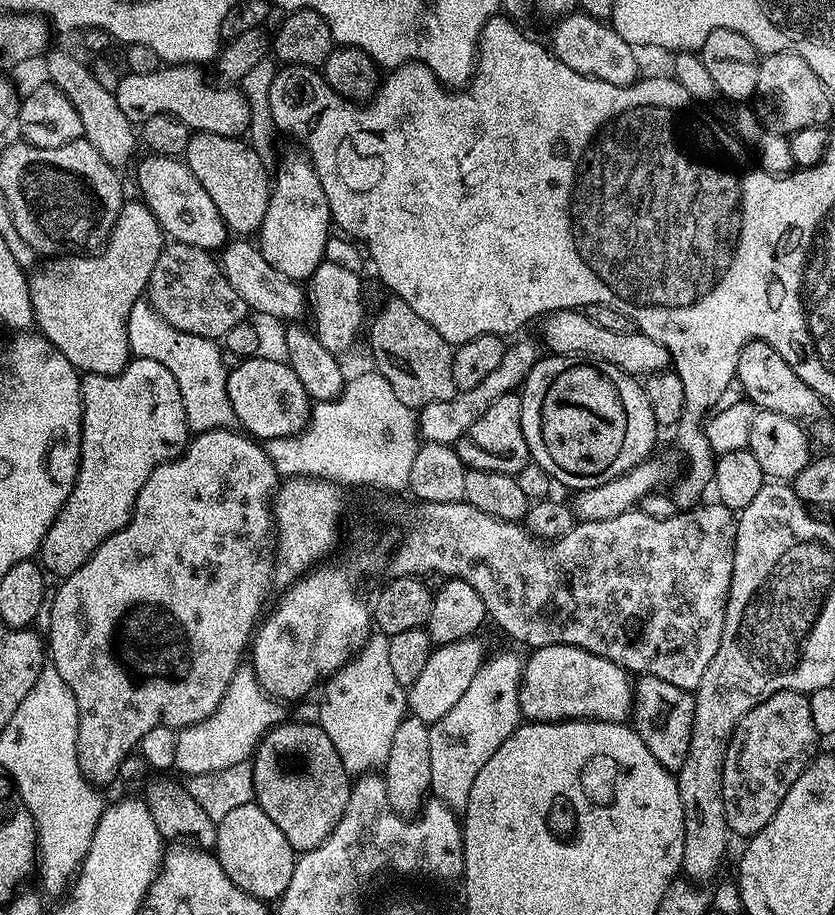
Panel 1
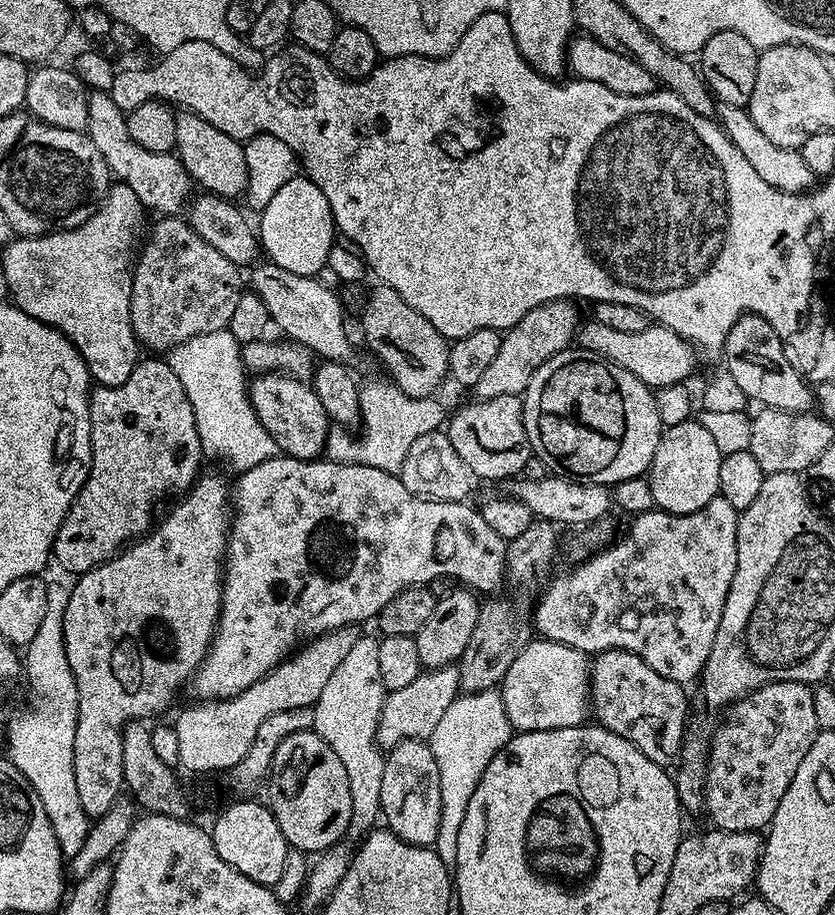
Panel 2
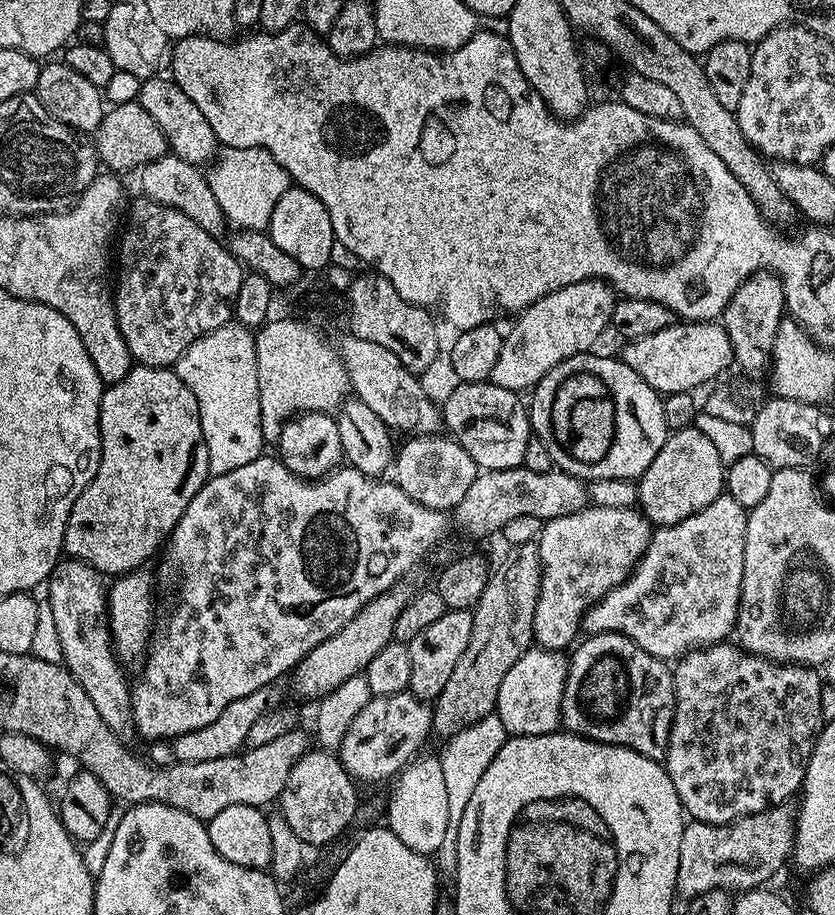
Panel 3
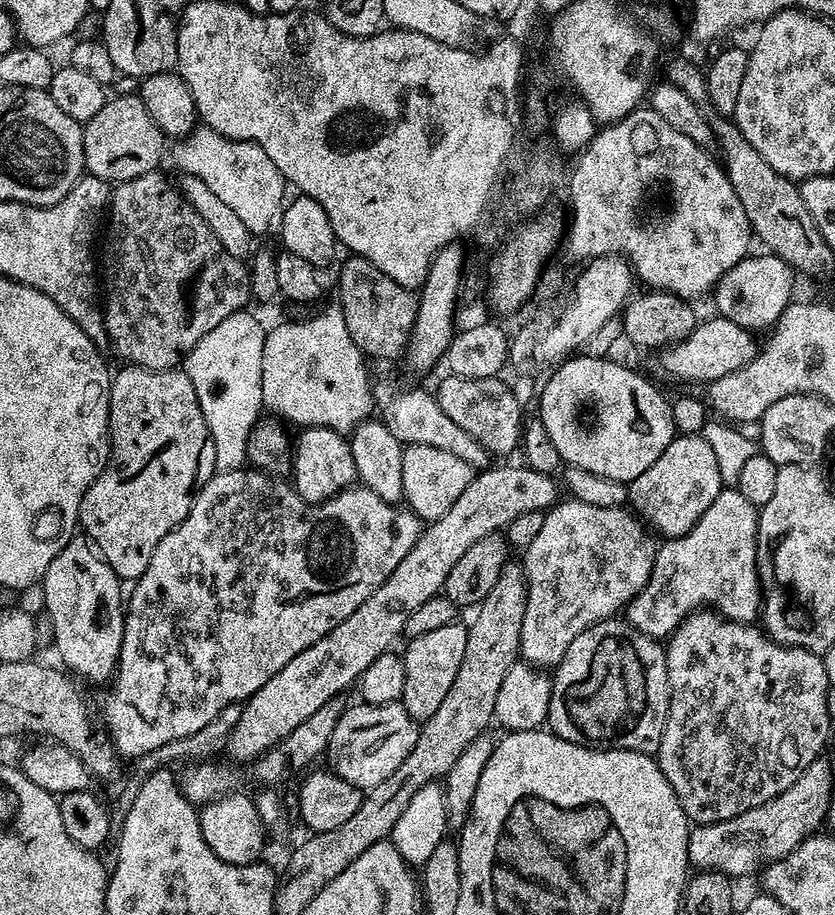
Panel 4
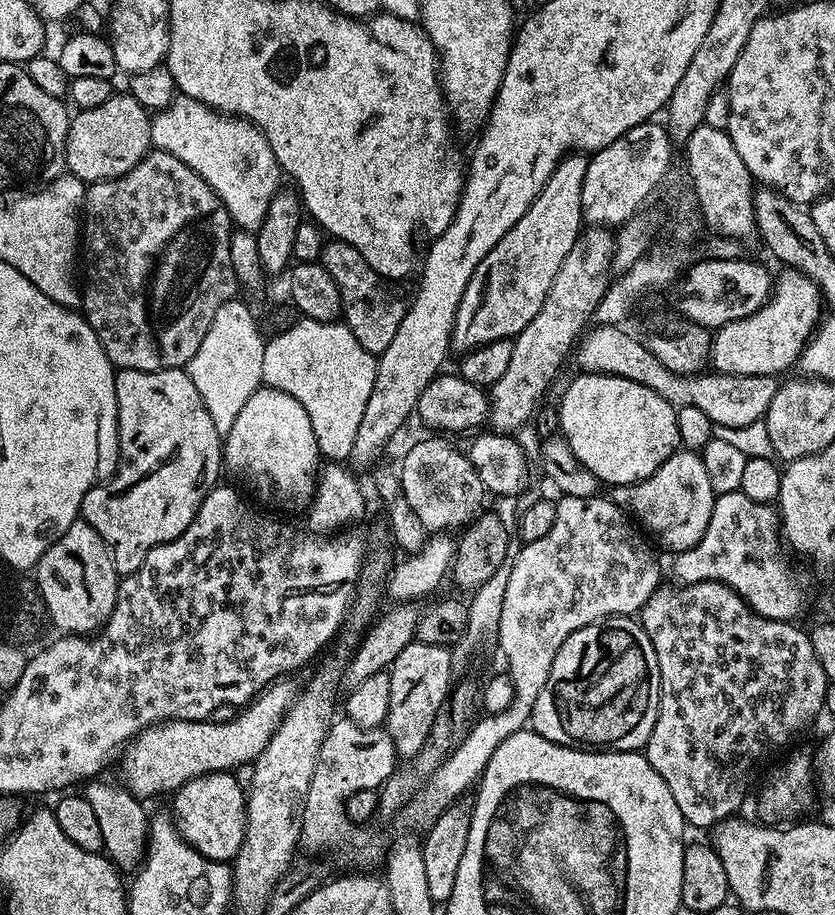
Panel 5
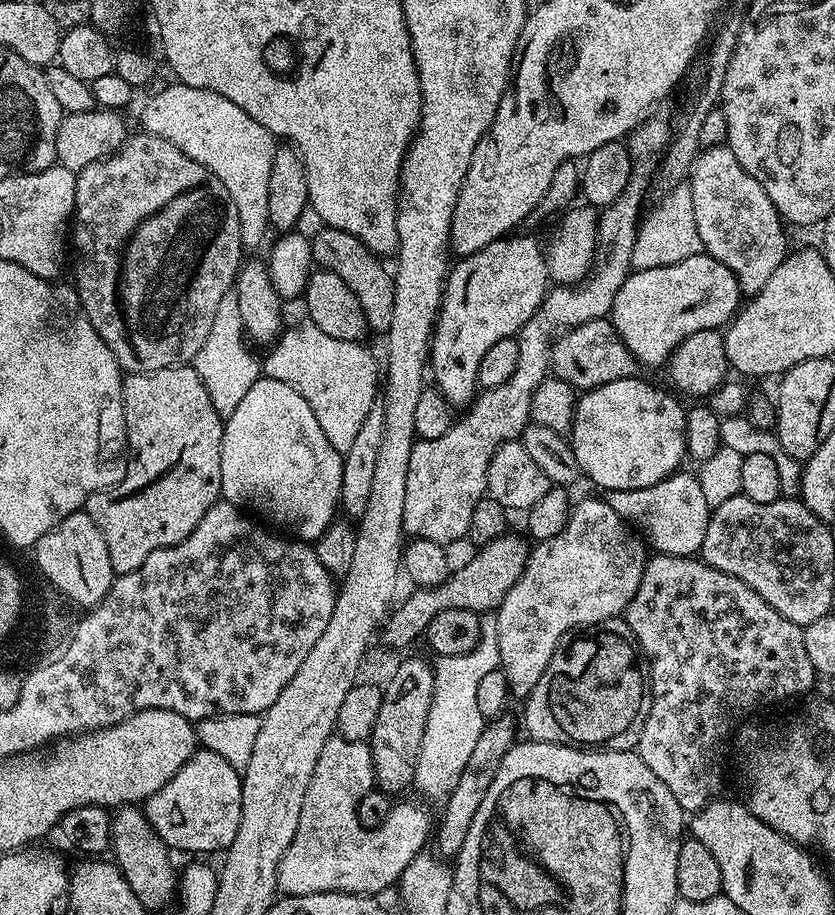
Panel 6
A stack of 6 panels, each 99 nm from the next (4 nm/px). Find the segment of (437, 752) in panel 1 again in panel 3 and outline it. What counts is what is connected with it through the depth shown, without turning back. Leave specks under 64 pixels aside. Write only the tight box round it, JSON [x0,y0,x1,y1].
[434,714,506,873]

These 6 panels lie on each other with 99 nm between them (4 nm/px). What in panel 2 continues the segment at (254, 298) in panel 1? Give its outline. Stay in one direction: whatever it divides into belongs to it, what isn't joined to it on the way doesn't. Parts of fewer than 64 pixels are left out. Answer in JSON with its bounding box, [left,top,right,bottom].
[251,262,352,361]

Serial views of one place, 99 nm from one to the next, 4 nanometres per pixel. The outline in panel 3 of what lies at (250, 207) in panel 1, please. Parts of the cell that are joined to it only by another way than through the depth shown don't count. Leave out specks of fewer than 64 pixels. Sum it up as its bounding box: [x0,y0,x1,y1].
[138,74,218,166]

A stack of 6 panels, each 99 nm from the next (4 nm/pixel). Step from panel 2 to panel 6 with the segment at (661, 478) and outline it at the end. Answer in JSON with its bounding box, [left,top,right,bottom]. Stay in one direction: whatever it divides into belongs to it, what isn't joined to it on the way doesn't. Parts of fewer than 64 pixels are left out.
[606,470,711,556]

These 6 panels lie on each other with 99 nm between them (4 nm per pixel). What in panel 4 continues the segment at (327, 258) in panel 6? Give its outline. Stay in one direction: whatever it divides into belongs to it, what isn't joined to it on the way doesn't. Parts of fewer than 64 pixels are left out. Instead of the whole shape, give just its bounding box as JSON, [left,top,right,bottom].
[338,255,417,360]

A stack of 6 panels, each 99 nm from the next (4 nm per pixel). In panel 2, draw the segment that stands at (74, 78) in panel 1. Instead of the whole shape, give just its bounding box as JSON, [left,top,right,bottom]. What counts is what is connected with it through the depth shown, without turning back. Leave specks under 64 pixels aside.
[86,91,194,217]

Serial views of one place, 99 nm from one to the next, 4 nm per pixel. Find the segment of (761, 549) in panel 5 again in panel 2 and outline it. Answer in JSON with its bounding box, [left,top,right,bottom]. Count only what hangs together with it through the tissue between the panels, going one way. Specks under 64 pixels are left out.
[534,495,740,686]

